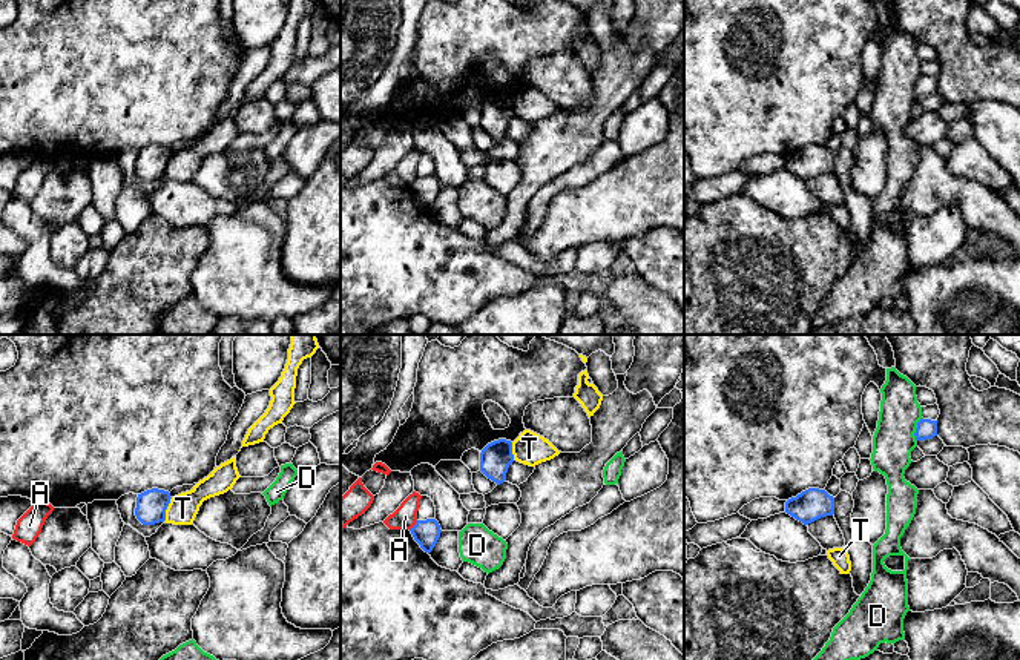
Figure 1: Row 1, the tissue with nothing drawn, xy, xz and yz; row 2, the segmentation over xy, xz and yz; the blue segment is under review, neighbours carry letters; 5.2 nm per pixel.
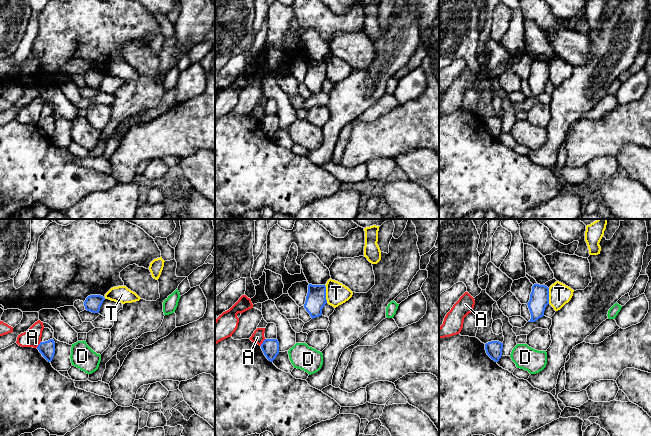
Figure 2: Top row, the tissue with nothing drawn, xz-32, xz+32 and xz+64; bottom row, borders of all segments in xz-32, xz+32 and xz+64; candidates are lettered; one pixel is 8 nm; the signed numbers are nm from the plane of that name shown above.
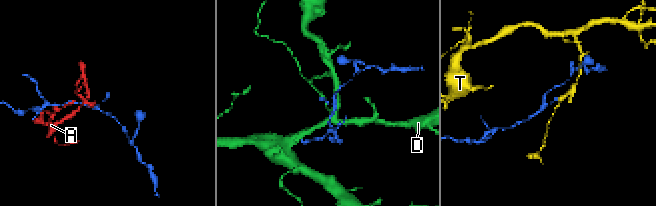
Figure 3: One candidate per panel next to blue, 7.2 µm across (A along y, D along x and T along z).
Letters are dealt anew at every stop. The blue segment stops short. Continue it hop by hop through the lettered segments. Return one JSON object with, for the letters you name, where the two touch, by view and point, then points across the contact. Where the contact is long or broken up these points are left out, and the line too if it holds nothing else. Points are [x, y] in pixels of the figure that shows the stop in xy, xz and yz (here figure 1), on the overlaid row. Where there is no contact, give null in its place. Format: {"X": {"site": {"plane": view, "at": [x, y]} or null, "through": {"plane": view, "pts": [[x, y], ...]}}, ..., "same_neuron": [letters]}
{"same_neuron": []}

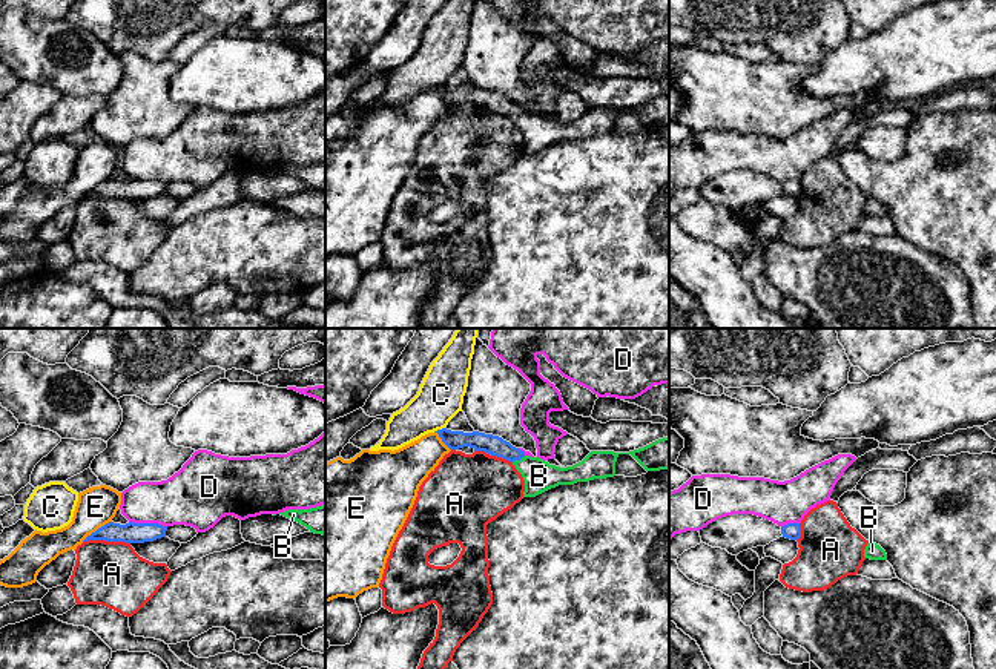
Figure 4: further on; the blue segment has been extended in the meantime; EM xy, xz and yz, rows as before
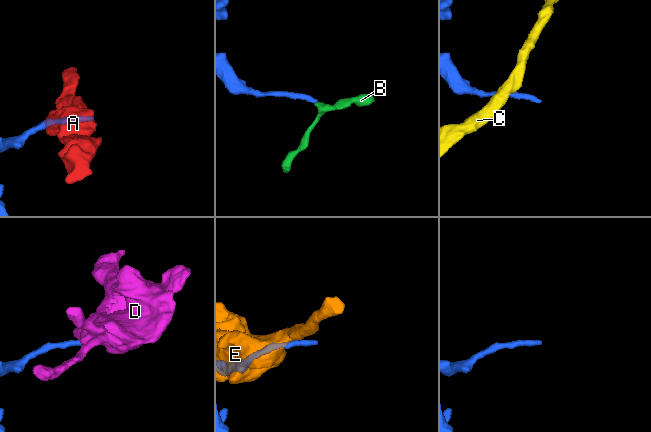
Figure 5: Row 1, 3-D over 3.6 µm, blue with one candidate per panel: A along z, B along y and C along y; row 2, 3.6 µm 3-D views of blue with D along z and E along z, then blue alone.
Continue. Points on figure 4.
{"B": {"site": {"plane": "xz", "at": [519, 459]}, "through": {"plane": "xz", "pts": [[494, 445], [519, 459], [539, 476]]}}, "same_neuron": ["B"]}

